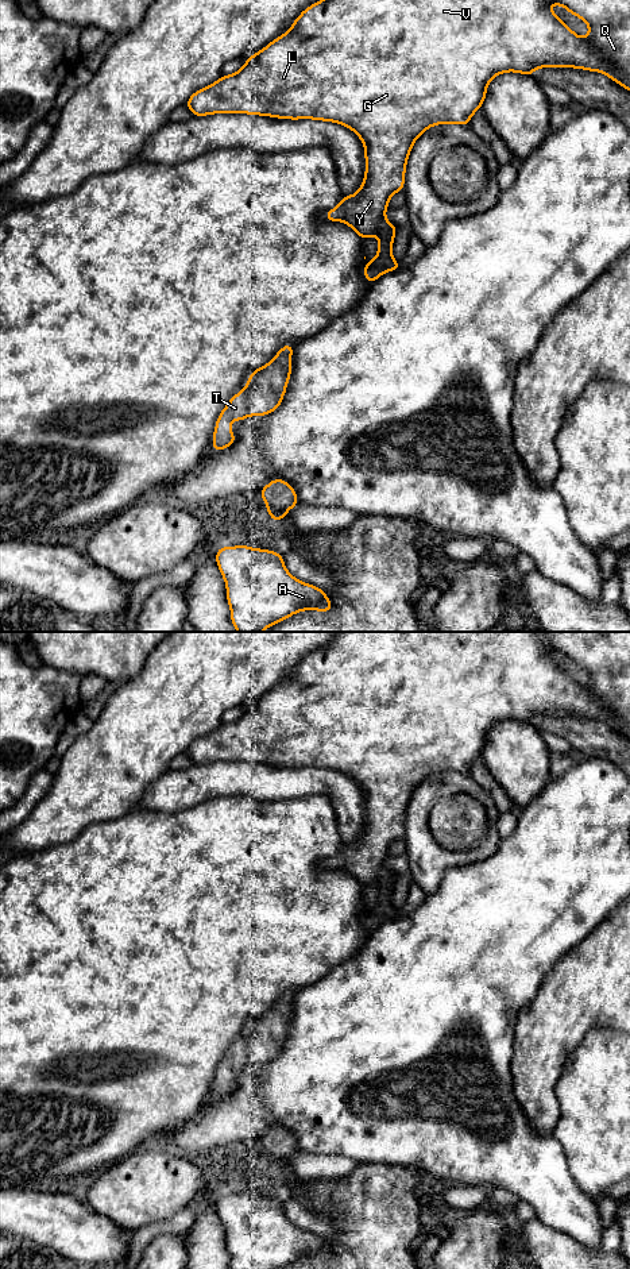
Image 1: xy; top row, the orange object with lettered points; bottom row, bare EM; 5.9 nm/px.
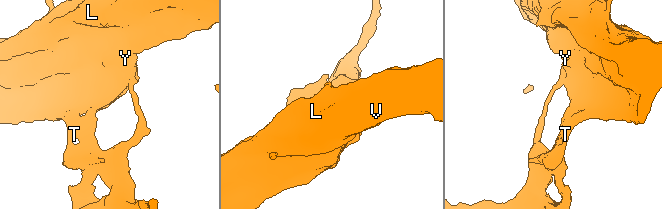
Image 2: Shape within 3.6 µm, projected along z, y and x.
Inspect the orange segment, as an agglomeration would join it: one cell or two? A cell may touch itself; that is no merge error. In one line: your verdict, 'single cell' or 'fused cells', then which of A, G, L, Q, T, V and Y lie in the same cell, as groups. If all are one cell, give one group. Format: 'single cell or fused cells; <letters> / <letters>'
fused cells; A G L Q V Y / T

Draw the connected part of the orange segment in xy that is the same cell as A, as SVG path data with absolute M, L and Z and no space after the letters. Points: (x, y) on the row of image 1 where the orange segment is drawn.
M246 544L217 548L216 563L225 580L231 622L237 632L262 632L298 612L312 609L329 613L333 609L322 589L295 579L286 570L283 555L264 548L254 549Z

